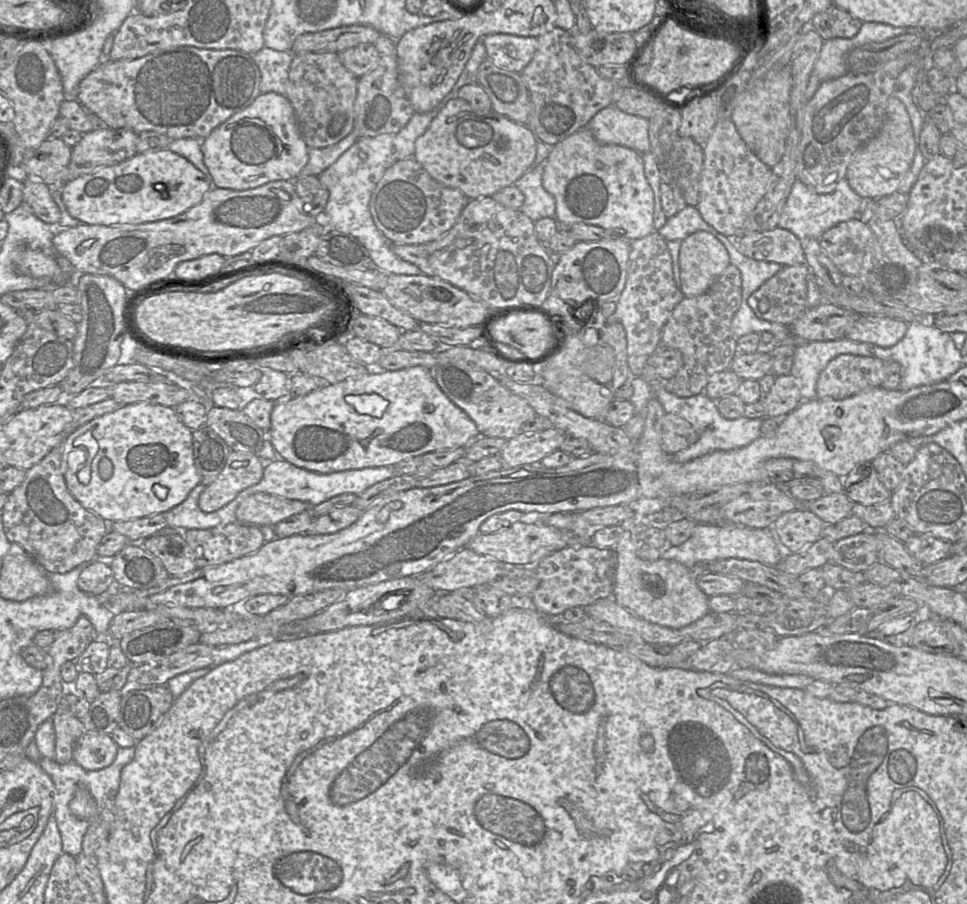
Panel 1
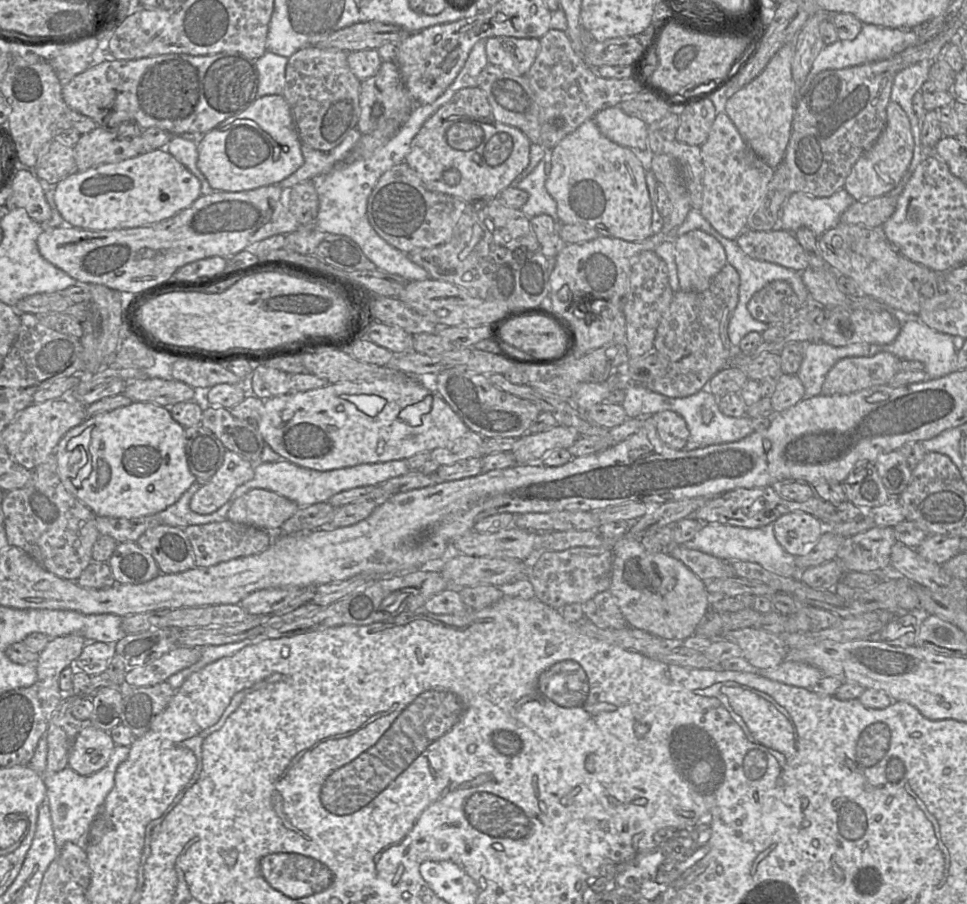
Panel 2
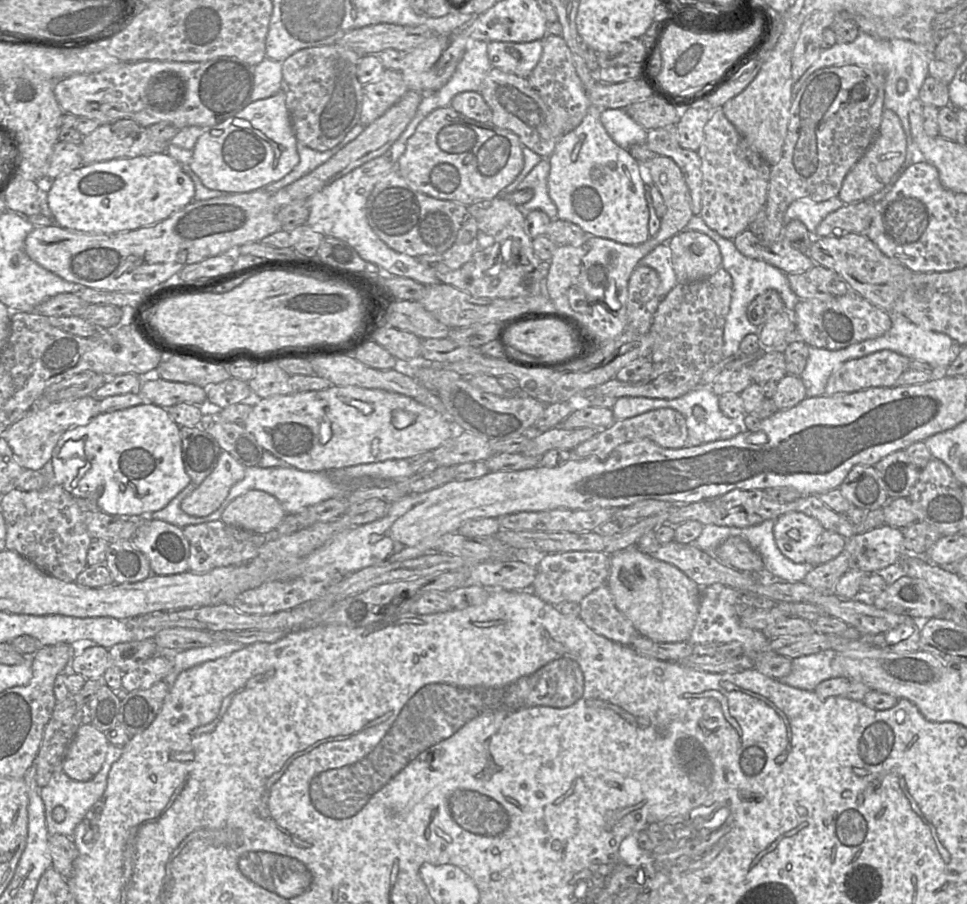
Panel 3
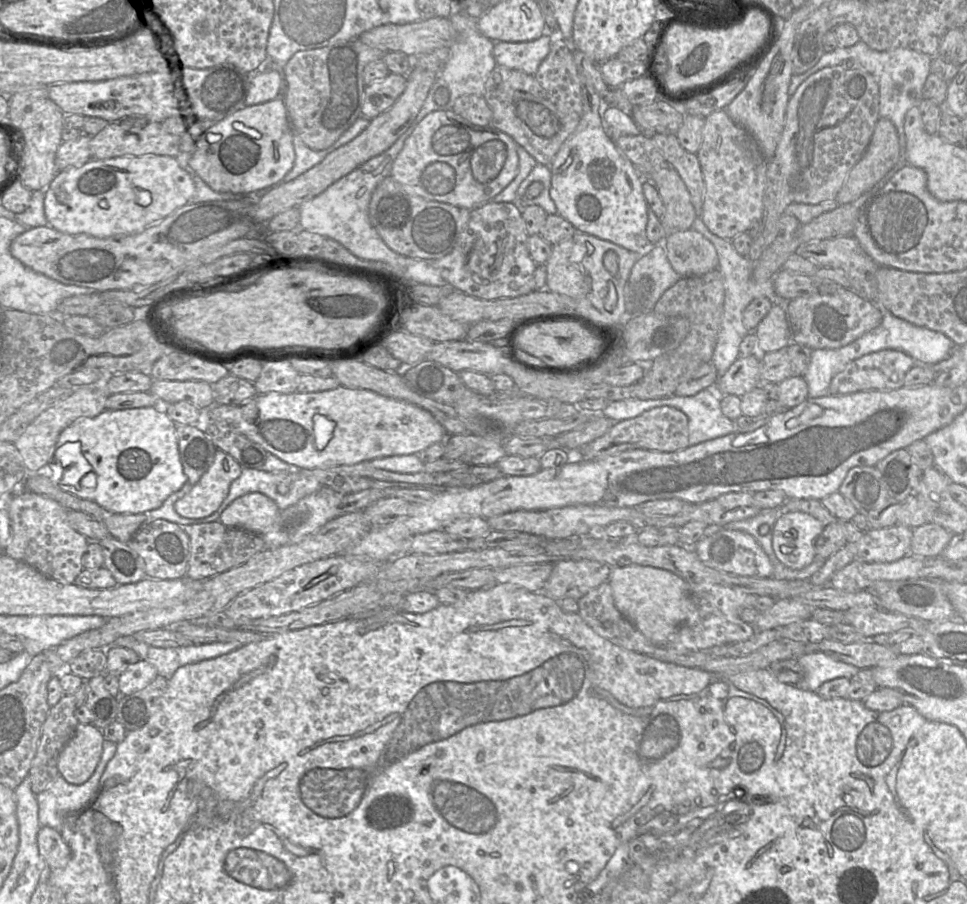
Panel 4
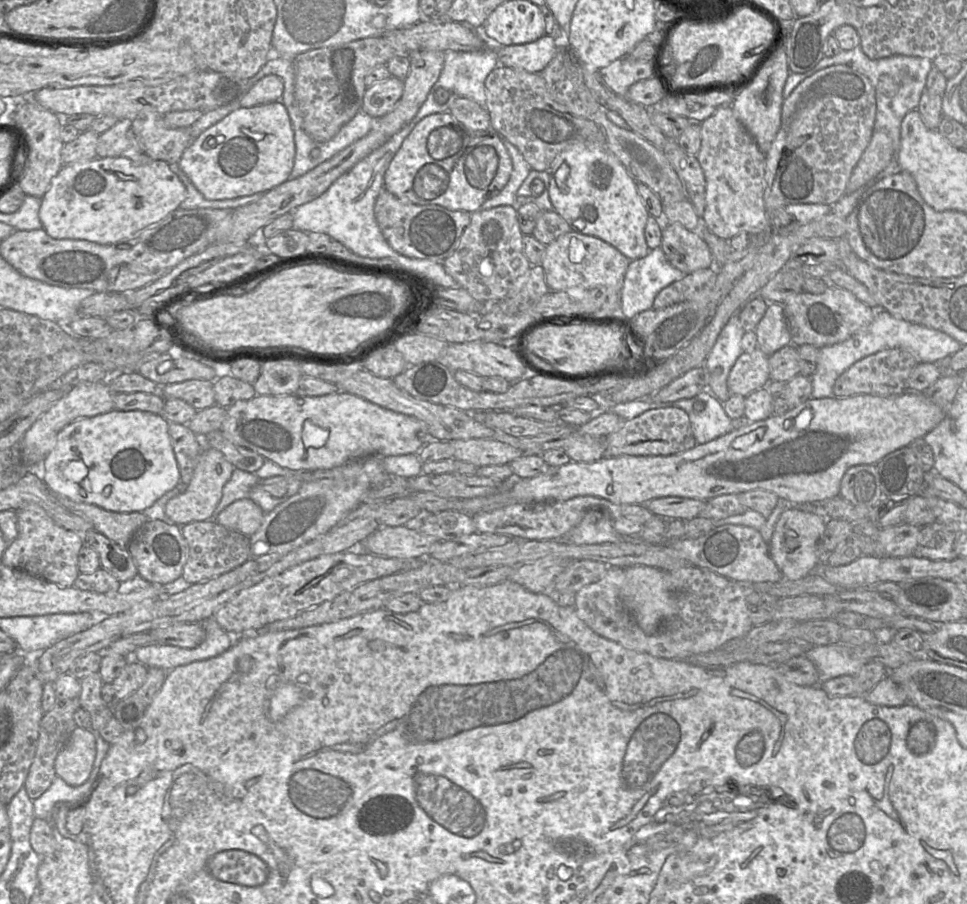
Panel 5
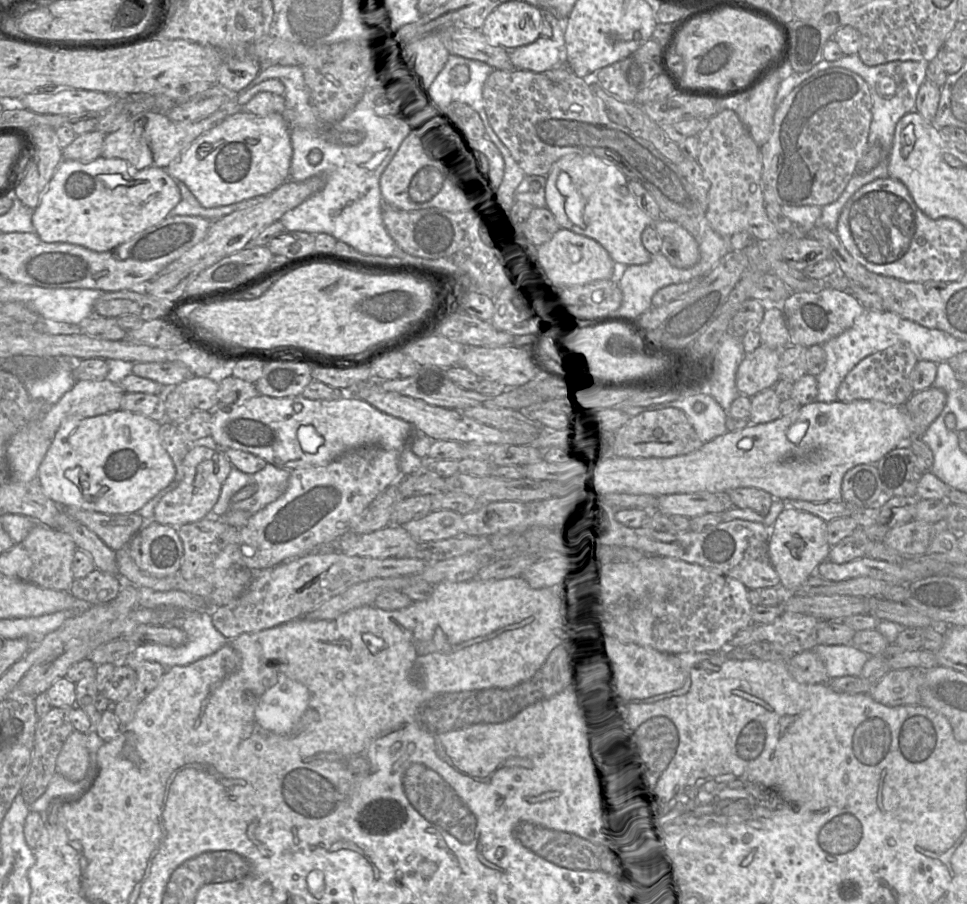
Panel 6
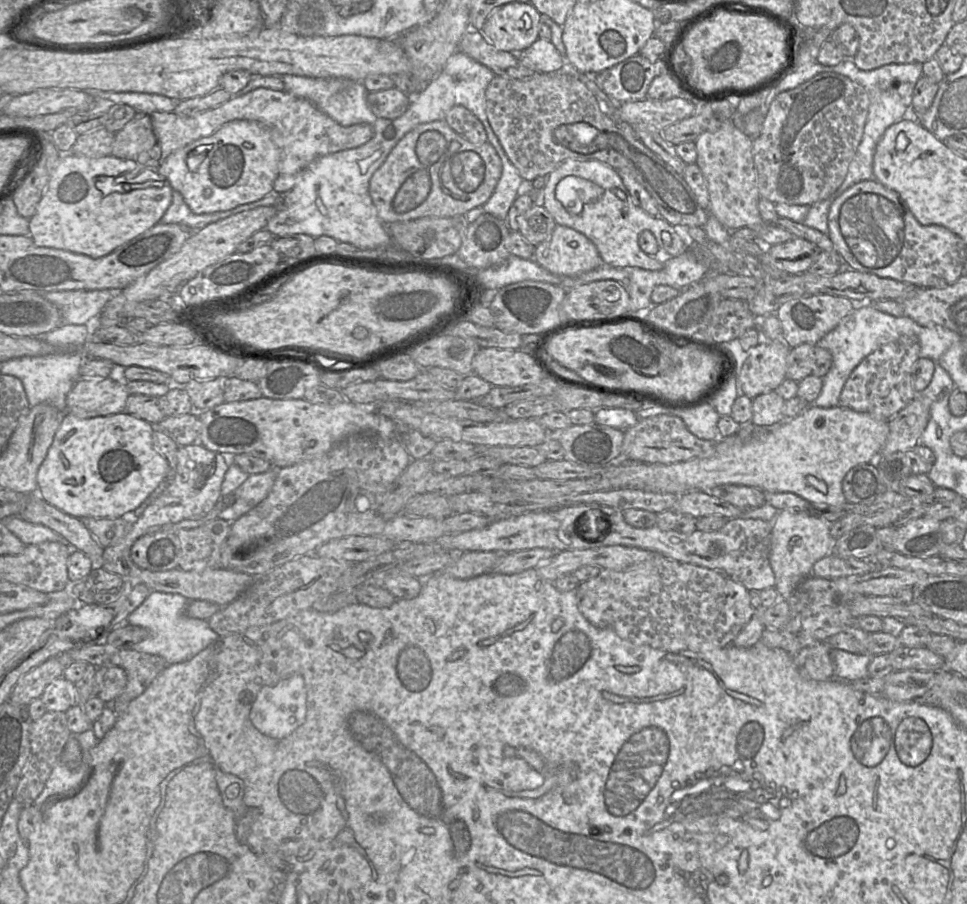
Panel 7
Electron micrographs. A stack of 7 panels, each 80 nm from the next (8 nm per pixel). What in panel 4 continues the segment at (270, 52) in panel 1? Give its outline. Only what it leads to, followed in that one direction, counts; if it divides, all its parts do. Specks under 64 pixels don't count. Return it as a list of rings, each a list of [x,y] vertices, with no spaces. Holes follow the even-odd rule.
[[[269,68],[258,73],[252,80],[245,100],[246,106],[273,100],[284,91],[285,80],[279,71]]]

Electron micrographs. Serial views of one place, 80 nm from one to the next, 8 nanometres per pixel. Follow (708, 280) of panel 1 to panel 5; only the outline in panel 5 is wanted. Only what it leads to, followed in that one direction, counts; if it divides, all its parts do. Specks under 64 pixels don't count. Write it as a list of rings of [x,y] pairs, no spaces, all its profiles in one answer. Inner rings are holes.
[[[680,223],[663,224],[660,247],[669,263],[686,274],[699,269],[714,267],[714,258],[705,240],[697,231],[688,230]]]

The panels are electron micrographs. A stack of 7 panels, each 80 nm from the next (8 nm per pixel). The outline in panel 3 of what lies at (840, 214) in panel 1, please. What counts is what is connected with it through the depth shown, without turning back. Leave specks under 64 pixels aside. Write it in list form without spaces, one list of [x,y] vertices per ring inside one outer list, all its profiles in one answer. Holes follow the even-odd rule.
[[[837,196],[816,202],[809,198],[793,201],[784,214],[784,225],[791,220],[800,220],[810,233],[814,233],[820,222],[830,213],[844,206],[845,203]]]

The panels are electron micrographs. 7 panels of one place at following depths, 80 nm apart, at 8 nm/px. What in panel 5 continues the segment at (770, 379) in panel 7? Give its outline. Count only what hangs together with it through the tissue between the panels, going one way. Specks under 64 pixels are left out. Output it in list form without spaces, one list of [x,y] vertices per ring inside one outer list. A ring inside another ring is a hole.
[[[758,347],[753,352],[742,352],[728,375],[730,393],[746,397],[766,387],[771,381],[768,360],[769,356]]]

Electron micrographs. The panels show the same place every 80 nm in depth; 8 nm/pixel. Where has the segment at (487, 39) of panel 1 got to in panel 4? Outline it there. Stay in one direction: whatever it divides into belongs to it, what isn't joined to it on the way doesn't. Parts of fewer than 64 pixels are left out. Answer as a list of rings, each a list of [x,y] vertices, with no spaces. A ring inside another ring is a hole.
[[[558,24],[557,31],[555,32],[547,31],[546,26],[546,32],[537,40],[527,42],[495,42],[493,56],[496,64],[499,66],[505,66],[507,68],[522,71],[529,75],[534,75],[542,61],[548,55],[552,38],[554,38],[556,35],[559,35]]]

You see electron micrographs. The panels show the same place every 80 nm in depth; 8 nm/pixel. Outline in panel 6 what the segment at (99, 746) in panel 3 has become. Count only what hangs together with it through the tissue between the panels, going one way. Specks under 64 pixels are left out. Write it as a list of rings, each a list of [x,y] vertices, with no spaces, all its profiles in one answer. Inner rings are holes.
[[[73,730],[56,760],[56,772],[69,781],[84,779],[90,764],[87,734]]]

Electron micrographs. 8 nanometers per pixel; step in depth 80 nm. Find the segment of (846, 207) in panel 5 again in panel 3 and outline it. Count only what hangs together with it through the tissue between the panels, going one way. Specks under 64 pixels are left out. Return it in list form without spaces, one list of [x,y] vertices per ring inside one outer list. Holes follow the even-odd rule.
[[[860,31],[856,39],[850,43],[837,42],[831,48],[822,50],[819,58],[794,82],[792,86],[792,100],[808,77],[824,67],[854,65],[881,72],[885,77],[884,109],[892,110],[898,115],[907,140],[905,161],[888,183],[888,185],[894,185],[911,163],[913,153],[914,164],[925,161],[923,154],[913,140],[908,114],[911,102],[918,99],[920,89],[925,79],[929,76],[929,63],[934,59],[933,51],[936,45],[937,41],[934,41],[932,44],[916,44],[902,39],[879,40]],[[899,80],[904,80],[907,84],[906,90],[903,93],[897,91]]]

